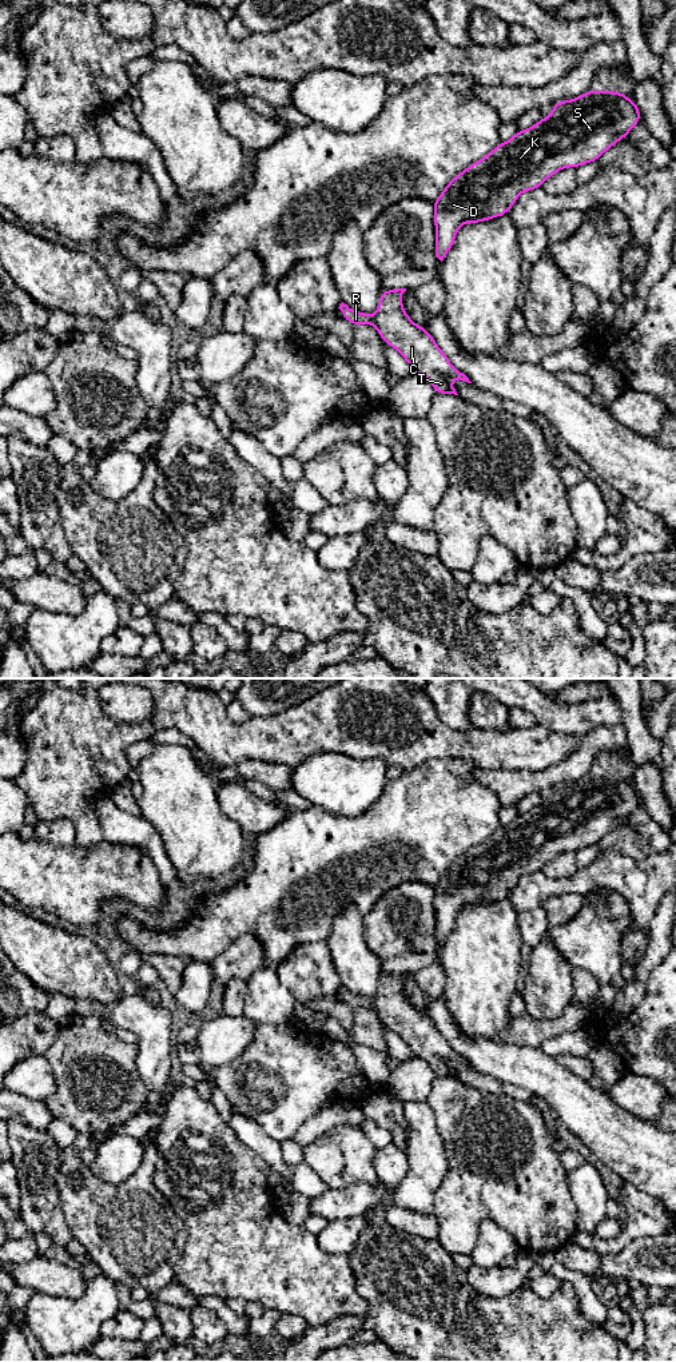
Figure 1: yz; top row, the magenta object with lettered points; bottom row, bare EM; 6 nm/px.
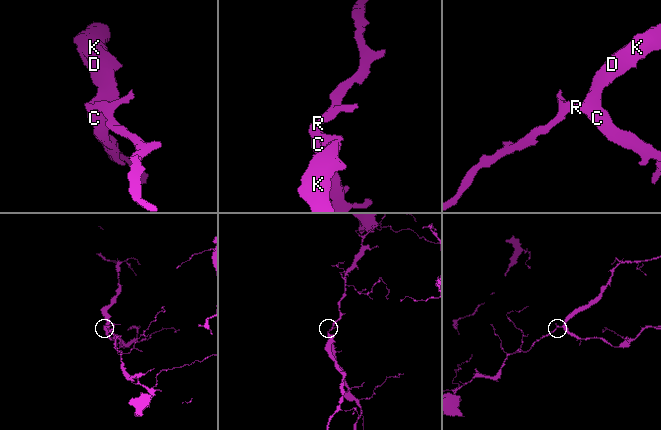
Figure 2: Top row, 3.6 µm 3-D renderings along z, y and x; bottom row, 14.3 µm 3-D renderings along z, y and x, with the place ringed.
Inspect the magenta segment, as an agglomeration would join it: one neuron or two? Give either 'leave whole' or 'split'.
leave whole

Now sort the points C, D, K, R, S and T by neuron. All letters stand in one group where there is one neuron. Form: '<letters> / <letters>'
C D K R S T

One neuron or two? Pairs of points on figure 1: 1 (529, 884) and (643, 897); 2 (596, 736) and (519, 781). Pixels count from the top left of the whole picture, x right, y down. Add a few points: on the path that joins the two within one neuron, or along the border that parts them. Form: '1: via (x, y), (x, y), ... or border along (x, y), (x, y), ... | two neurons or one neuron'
1: via (557, 885), (571, 885), (587, 879), (615, 879) | one neuron
2: via (581, 756), (565, 772), (539, 780) | one neuron

